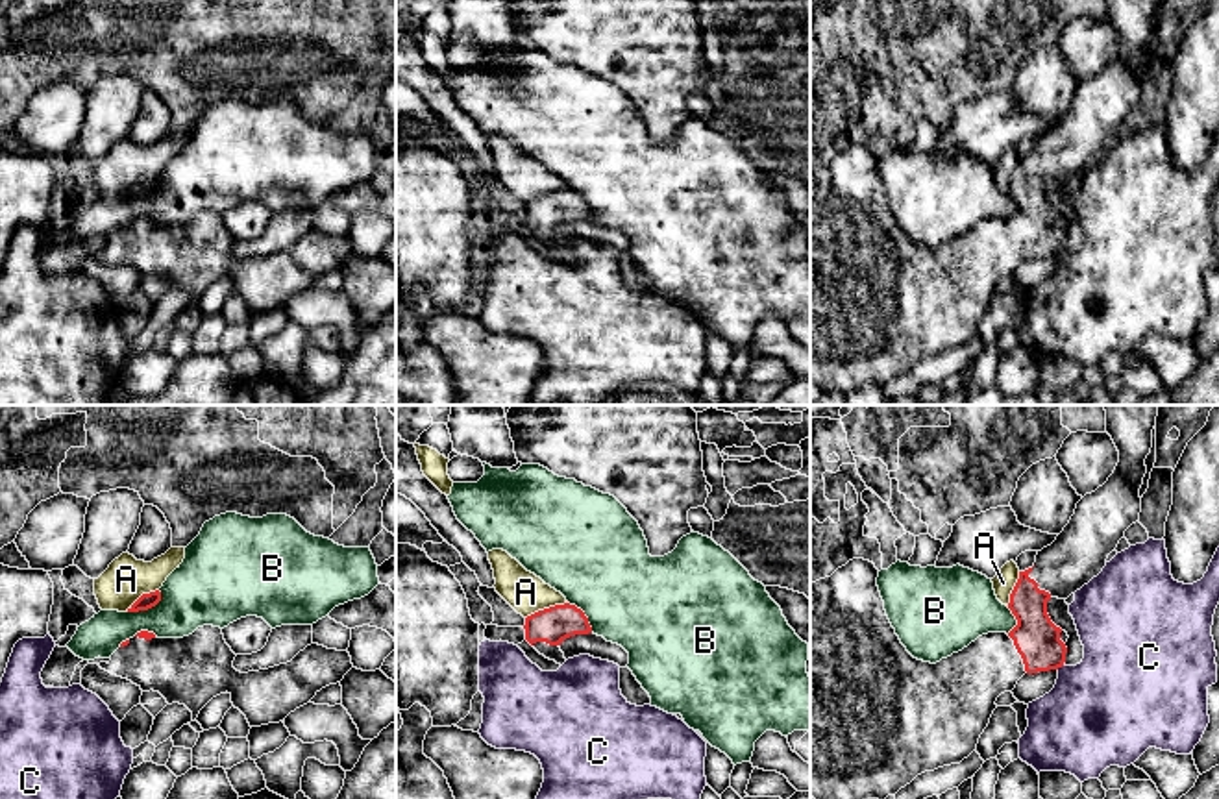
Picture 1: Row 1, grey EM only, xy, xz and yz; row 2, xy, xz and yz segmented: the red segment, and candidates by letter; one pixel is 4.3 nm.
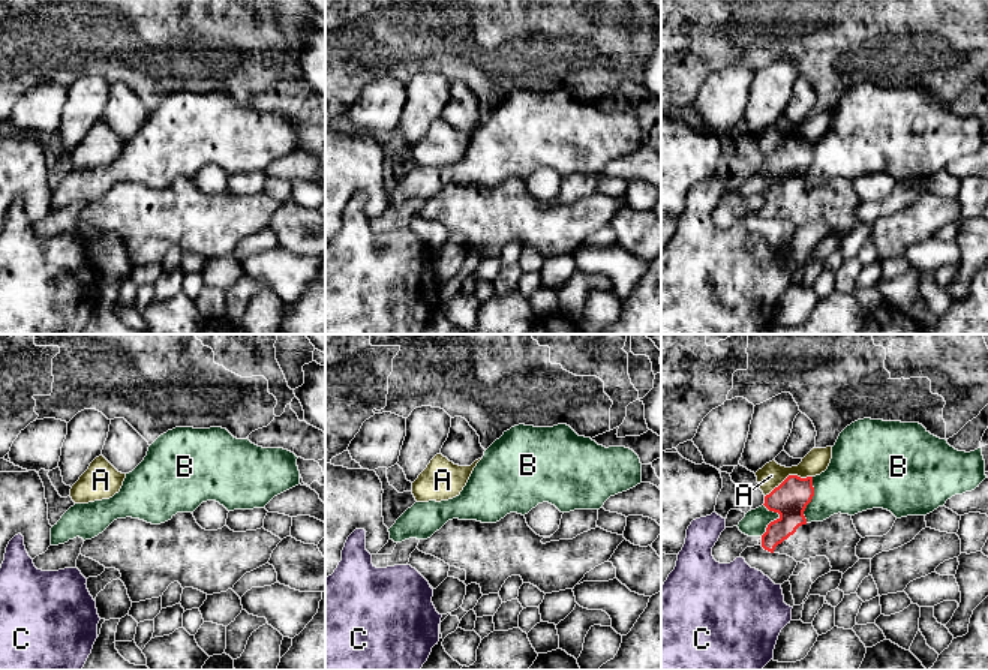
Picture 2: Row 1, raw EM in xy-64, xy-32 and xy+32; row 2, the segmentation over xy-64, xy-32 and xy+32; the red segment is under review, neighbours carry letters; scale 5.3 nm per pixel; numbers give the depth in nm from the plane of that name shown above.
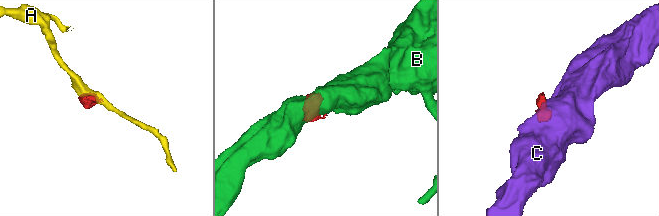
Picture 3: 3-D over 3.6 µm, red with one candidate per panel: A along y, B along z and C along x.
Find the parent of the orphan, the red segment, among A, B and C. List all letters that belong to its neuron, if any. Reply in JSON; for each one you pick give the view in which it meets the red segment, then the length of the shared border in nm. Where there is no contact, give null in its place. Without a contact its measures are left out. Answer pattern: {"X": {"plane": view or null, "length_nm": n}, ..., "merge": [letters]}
{"merge": []}

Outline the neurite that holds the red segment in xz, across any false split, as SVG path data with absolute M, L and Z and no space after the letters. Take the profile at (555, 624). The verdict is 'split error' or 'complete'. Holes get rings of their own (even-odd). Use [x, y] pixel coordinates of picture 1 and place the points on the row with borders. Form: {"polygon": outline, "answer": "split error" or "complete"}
{"polygon": "M564 603L538 610L525 618L525 640L546 658L564 664L560 642L575 636L588 634L592 627L588 618L575 605Z", "answer": "split error"}

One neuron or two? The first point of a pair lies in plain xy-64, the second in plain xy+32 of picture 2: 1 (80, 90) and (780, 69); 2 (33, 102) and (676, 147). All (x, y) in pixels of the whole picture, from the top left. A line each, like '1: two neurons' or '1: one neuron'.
1: one neuron
2: two neurons

